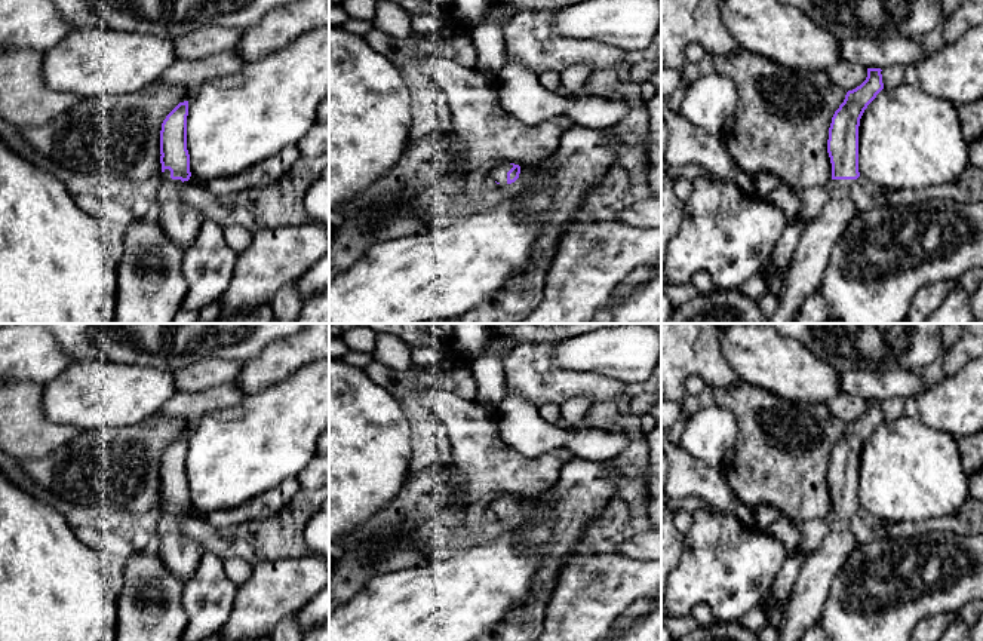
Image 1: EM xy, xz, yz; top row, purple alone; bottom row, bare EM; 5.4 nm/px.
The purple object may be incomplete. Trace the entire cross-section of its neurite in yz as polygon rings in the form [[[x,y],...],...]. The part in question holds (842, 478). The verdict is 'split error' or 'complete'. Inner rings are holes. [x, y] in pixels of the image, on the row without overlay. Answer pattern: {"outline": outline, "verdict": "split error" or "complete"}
{"outline": [[[867,401],[866,412],[848,423],[829,460],[827,485],[832,496],[832,525],[823,543],[808,552],[783,604],[778,641],[801,641],[818,620],[830,585],[847,559],[861,546],[850,530],[858,504],[858,458],[867,438],[884,421],[881,401]]], "verdict": "split error"}

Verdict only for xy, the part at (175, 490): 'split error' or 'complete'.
split error

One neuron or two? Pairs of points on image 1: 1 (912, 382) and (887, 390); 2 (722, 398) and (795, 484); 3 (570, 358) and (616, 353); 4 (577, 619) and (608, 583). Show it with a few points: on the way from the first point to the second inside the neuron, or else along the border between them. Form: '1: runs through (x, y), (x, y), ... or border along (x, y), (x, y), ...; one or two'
1: runs through (906, 383), (893, 385); one
2: runs through (745, 414), (771, 442), (771, 447), (783, 462); one
3: runs through (581, 353), (604, 353); one
4: runs through (583, 610), (599, 592); one

